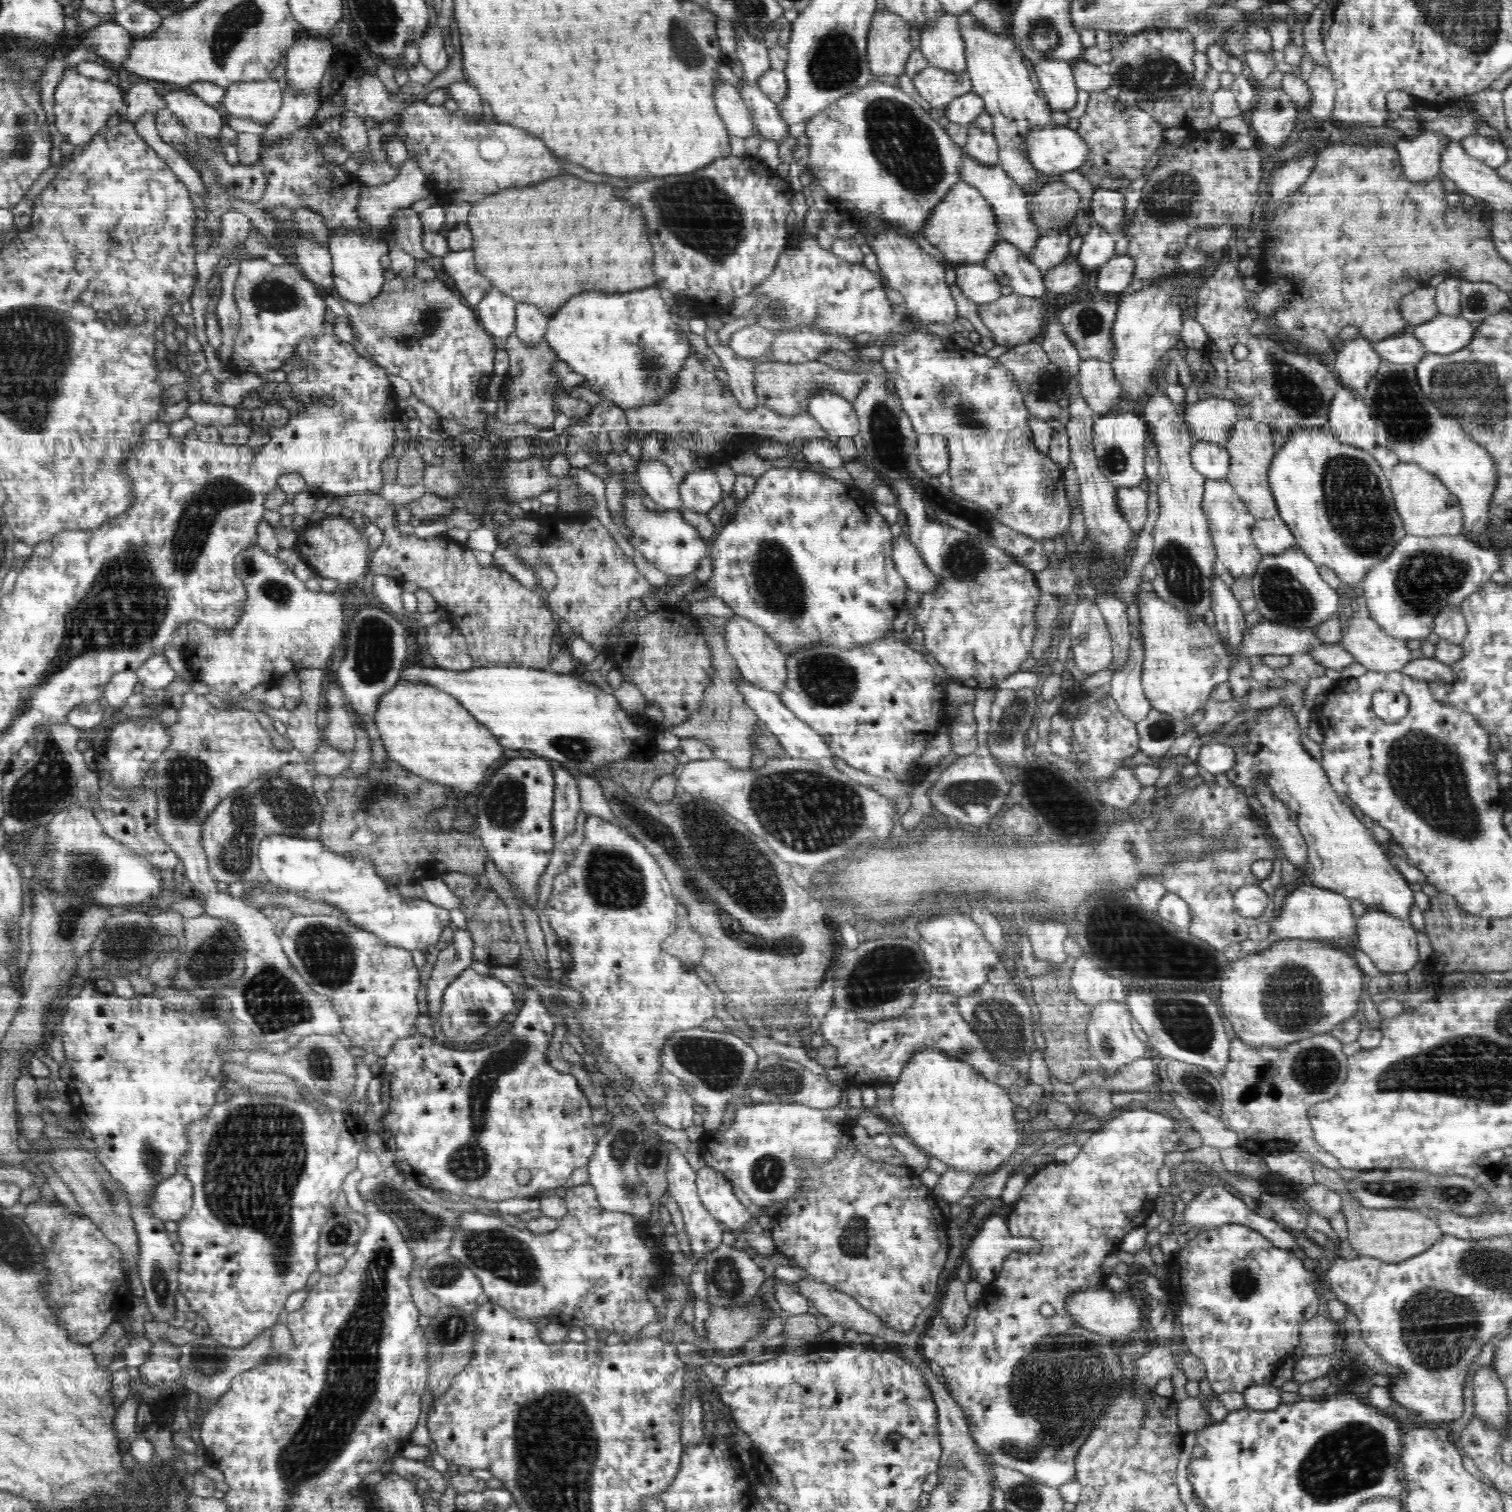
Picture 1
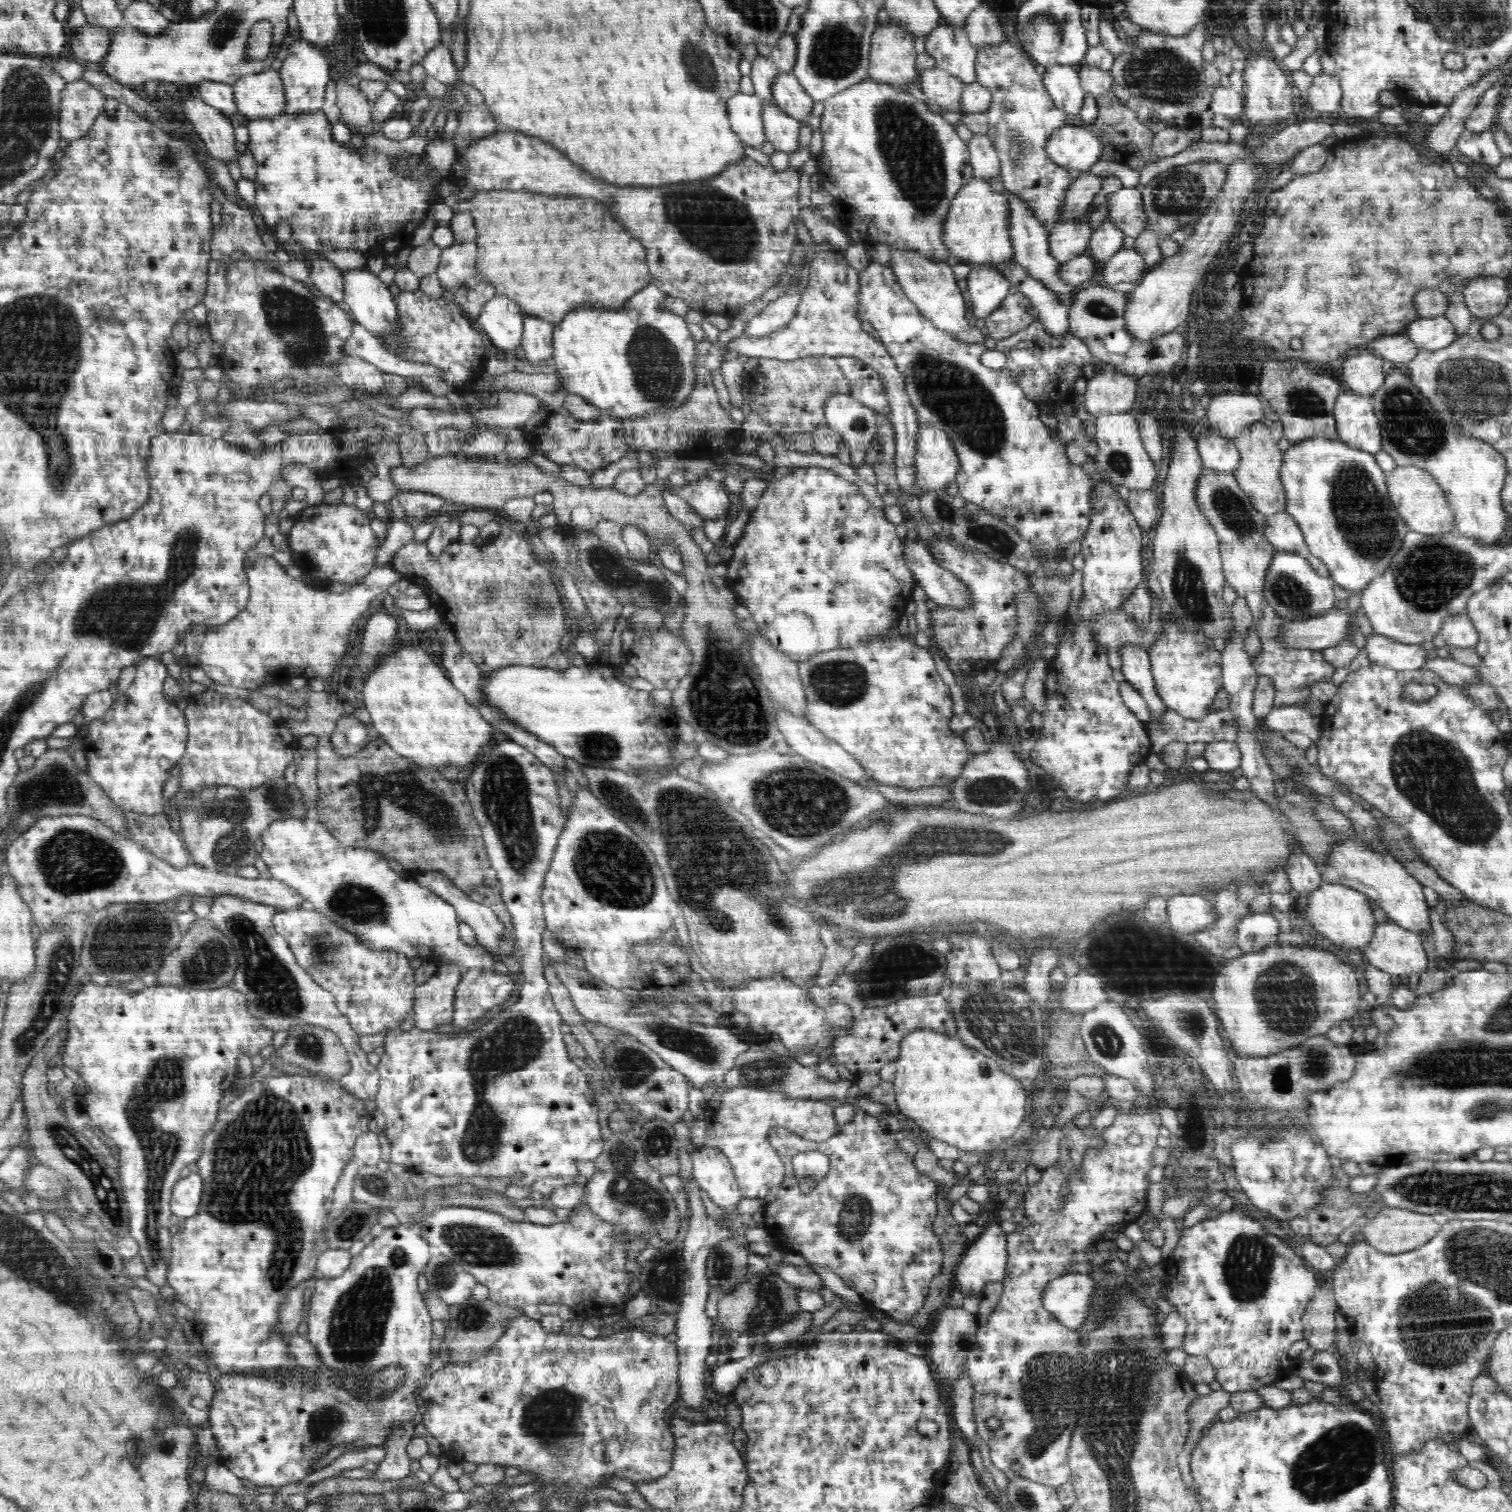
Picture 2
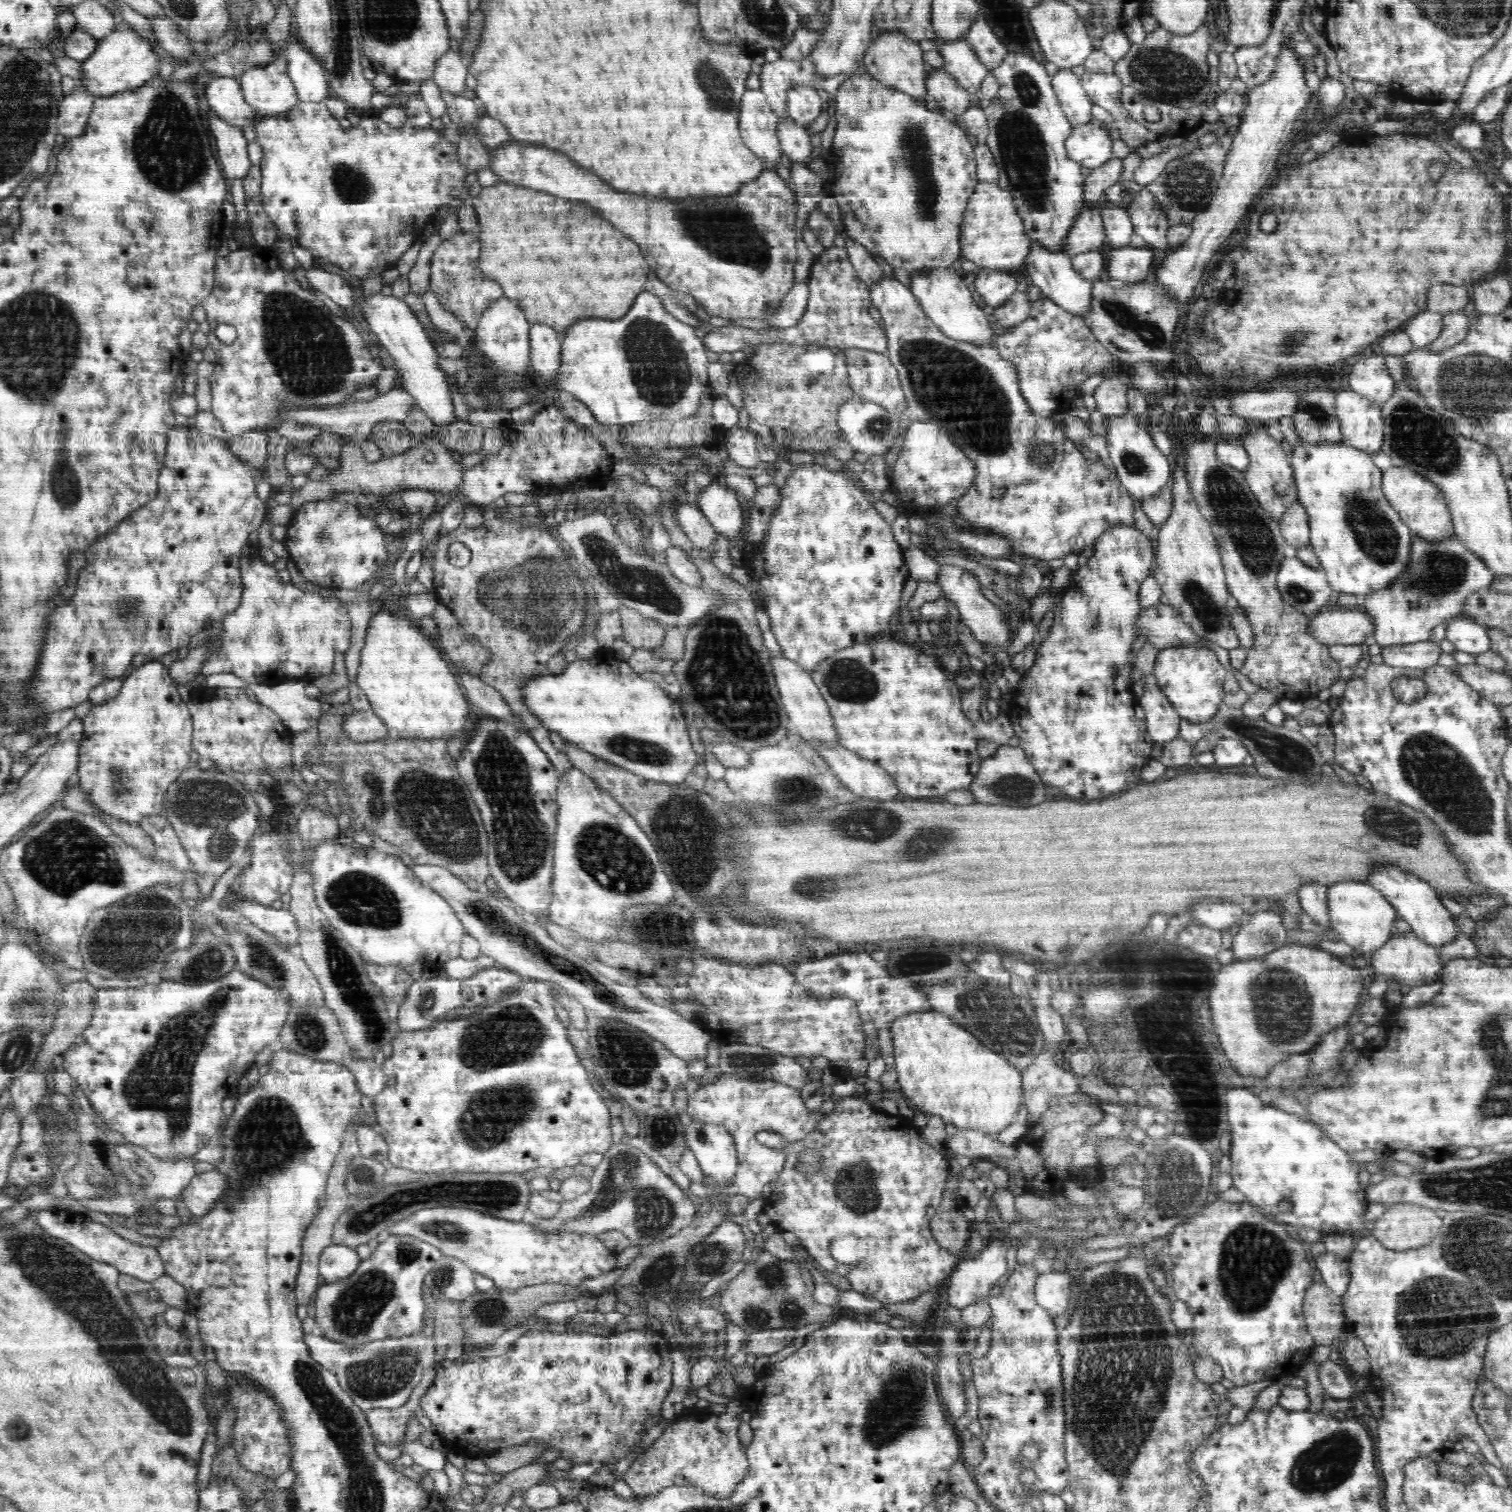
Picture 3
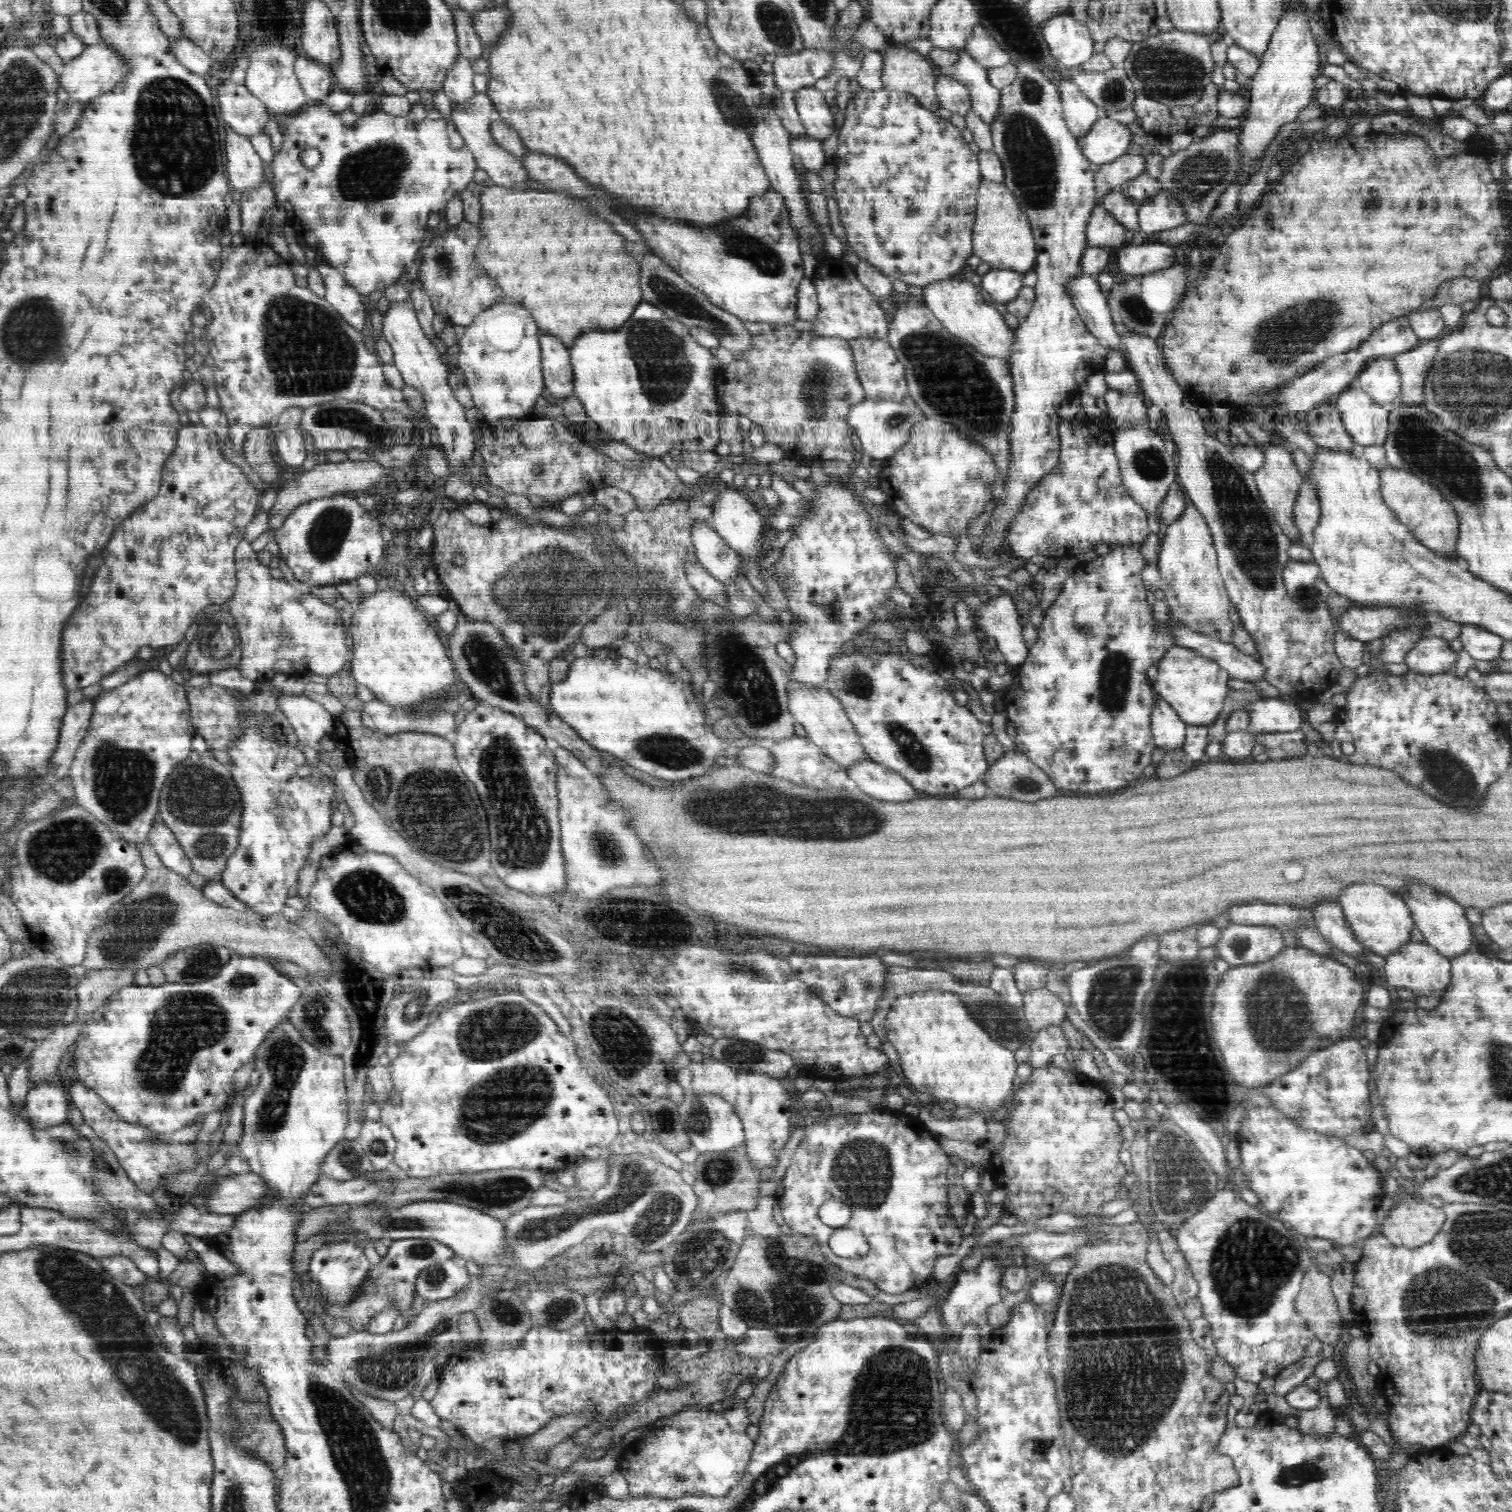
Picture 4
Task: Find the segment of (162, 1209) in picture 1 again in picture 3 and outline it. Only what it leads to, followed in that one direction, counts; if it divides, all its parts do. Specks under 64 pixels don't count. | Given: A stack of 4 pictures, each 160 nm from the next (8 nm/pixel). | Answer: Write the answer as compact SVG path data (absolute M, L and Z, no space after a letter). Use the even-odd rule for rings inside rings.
M212 1170L196 1174L180 1196L191 1214L201 1217L222 1195L225 1195L226 1187L227 1178L224 1174Z

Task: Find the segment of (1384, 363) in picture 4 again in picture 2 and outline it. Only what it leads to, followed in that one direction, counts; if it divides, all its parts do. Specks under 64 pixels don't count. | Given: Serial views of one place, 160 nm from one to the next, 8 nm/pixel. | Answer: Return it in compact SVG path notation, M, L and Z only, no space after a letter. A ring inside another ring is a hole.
M1363 348L1359 354L1348 357L1343 362L1340 370L1342 382L1350 391L1371 397L1382 386L1386 376L1382 369L1382 360L1382 357Z

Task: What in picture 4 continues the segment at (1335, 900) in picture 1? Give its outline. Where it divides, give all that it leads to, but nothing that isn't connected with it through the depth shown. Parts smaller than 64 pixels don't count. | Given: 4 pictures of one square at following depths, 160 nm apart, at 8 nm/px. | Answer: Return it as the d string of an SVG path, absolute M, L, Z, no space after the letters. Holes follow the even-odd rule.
M1354 884L1340 892L1338 902L1350 928L1366 950L1387 957L1410 942L1410 932L1416 926L1408 905L1400 899L1397 892L1392 894L1388 888L1376 884Z

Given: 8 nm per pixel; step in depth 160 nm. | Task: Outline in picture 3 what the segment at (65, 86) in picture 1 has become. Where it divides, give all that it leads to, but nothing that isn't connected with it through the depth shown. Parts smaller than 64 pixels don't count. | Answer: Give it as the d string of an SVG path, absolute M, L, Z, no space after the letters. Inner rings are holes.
M75 88L73 92L62 98L58 114L58 132L66 138L84 134L92 110L95 96Z

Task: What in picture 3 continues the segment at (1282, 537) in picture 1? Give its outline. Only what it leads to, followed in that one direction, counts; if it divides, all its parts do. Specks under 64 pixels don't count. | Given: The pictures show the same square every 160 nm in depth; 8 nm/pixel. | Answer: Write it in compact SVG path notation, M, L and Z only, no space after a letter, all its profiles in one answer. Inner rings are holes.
M1298 501L1286 509L1278 523L1280 532L1290 551L1297 547L1309 545L1310 527L1308 513Z

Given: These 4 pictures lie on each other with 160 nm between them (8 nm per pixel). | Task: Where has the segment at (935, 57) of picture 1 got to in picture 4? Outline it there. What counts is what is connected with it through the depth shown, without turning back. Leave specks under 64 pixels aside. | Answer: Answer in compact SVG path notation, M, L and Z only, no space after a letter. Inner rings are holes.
M965 50L958 53L958 60L954 64L937 67L935 72L960 81L969 90L972 109L986 123L997 122L1001 89L990 84L987 68L978 64Z

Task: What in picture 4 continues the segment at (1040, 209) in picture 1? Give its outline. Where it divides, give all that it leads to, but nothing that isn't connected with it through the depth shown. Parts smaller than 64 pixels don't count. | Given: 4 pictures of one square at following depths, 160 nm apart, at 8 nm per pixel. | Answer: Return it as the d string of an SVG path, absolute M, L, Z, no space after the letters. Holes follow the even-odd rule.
M1152 151L1146 155L1124 154L1113 162L1102 165L1095 173L1096 192L1098 199L1106 197L1108 192L1118 189L1124 182L1128 182L1144 174L1146 170L1146 158L1152 156Z

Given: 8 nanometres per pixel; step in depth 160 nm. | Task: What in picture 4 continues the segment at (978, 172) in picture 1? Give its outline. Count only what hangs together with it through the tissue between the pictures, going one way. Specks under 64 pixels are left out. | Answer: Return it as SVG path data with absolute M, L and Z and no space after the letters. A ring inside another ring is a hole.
M1080 273L1068 282L1068 296L1074 308L1081 314L1088 330L1110 350L1121 350L1124 343L1115 329L1110 308L1107 307L1107 293L1102 292L1099 282L1091 275Z

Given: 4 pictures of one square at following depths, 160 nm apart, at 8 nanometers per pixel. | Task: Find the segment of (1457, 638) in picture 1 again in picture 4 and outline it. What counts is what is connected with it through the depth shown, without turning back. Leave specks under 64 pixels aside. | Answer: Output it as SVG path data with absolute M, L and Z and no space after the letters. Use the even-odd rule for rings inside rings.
M1462 625L1460 641L1463 650L1476 661L1496 660L1502 652L1503 638L1474 625Z

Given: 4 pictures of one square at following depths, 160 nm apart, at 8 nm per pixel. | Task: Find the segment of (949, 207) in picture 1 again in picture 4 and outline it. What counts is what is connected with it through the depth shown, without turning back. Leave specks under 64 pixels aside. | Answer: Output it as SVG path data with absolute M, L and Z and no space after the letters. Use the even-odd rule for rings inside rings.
M982 182L978 189L977 200L978 208L976 208L976 220L974 220L972 231L973 255L987 262L992 269L1009 269L1022 274L1033 271L1037 259L1036 245L1029 219L1020 210L1014 193L1008 190L1003 183Z

